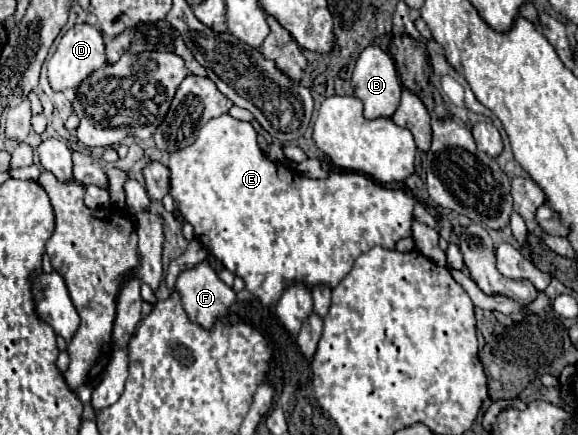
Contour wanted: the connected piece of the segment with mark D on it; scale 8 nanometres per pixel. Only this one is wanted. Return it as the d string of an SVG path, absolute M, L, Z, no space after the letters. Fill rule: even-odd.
M80 23L74 25L72 29L68 29L64 33L64 37L60 39L54 55L48 61L48 79L52 89L56 91L64 91L64 89L74 89L78 87L92 71L100 69L106 65L106 57L104 57L104 37L102 33L88 23Z

